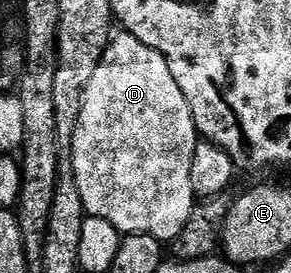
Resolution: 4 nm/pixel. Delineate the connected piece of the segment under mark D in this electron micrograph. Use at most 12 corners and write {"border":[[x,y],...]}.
{"border":[[112,35],[71,139],[88,216],[175,240],[201,137],[157,50]]}

